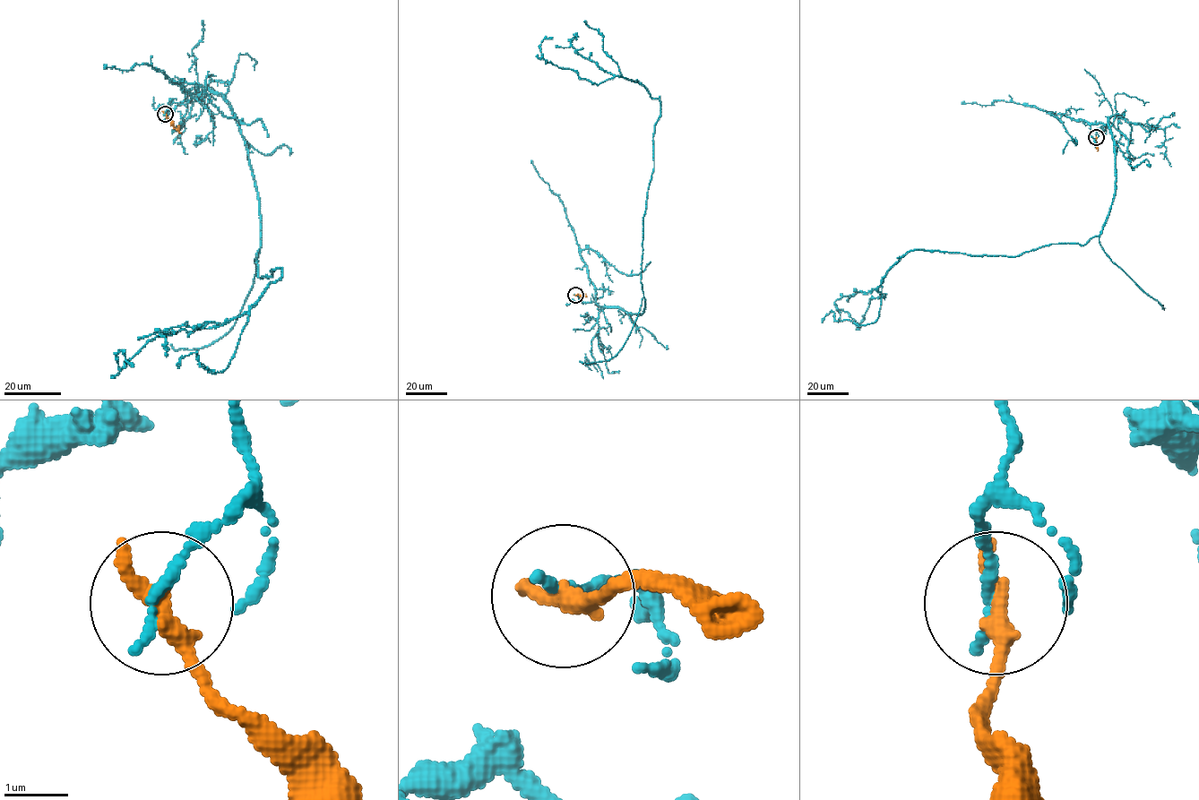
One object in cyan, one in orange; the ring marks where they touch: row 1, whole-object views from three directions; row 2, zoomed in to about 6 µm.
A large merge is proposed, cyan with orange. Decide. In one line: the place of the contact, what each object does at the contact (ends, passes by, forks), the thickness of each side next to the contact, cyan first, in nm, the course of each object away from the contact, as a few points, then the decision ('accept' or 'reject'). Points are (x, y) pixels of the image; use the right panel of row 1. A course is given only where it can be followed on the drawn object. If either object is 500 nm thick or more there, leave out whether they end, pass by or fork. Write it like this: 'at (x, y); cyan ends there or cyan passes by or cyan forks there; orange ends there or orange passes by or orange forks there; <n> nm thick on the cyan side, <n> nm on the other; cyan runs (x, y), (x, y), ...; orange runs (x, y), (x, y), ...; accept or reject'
at (1096, 137); cyan ends there; orange ends there; 200 nm thick on the cyan side, 360 nm on the other; cyan runs (1095, 137), (1108, 119), (1115, 187), (1098, 236), (1017, 256), (910, 250), (859, 323), (841, 310), (838, 321); orange runs (1096, 137), (1098, 148), (1095, 146); accept

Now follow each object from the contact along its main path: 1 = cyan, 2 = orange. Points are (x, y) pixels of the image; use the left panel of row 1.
1: (164, 114), (203, 89), (229, 107), (258, 275), (281, 277), (116, 354), (133, 366)
2: (164, 114), (175, 128), (178, 125)

